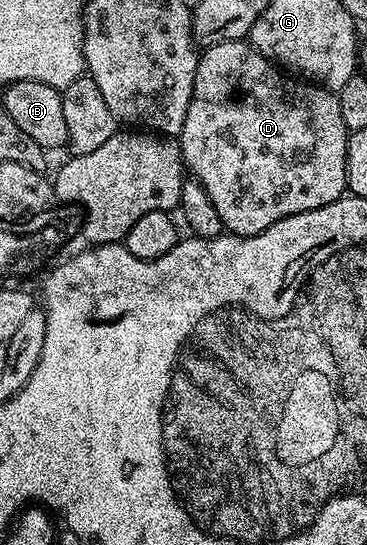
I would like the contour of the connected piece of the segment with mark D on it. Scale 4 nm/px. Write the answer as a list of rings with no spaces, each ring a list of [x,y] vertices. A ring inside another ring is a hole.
[[[247,39],[212,44],[199,57],[194,90],[178,143],[187,171],[209,194],[231,235],[265,232],[282,218],[318,210],[345,195],[349,130],[346,122],[342,122],[335,91],[285,74]]]

